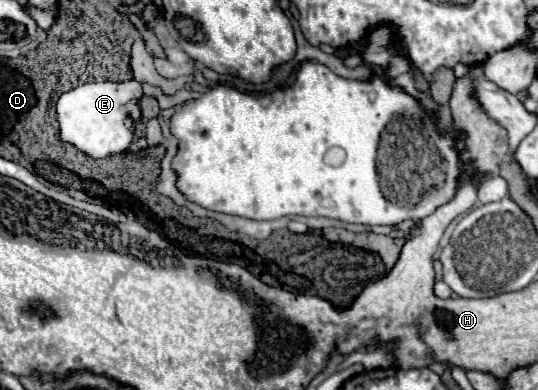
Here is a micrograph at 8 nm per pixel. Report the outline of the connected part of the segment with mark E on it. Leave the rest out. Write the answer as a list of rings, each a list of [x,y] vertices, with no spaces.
[[[133,79],[119,83],[111,81],[85,83],[63,93],[57,101],[59,139],[95,159],[127,151],[133,139],[133,129],[127,129],[123,119],[127,113],[133,115],[135,121],[141,119],[139,109],[141,97],[143,97],[141,83]]]

